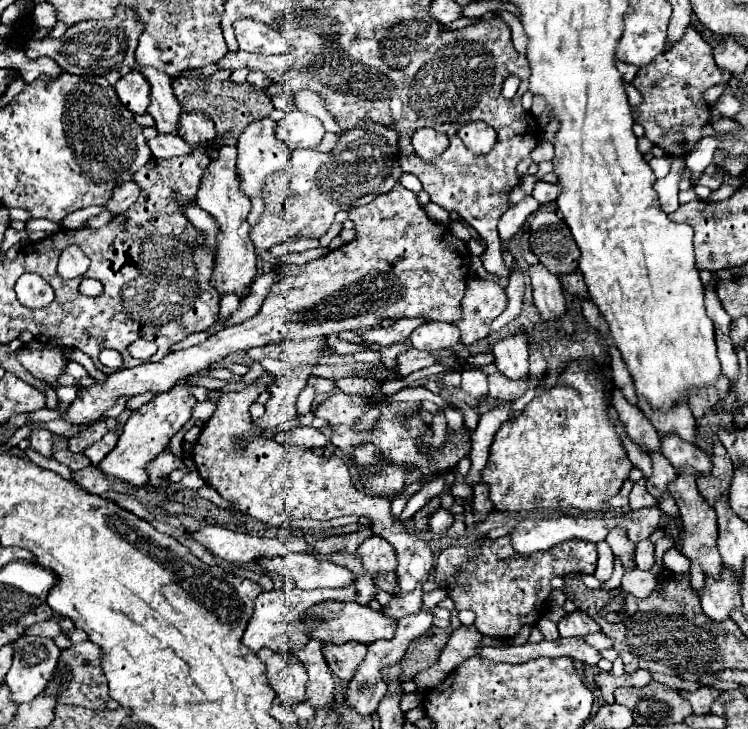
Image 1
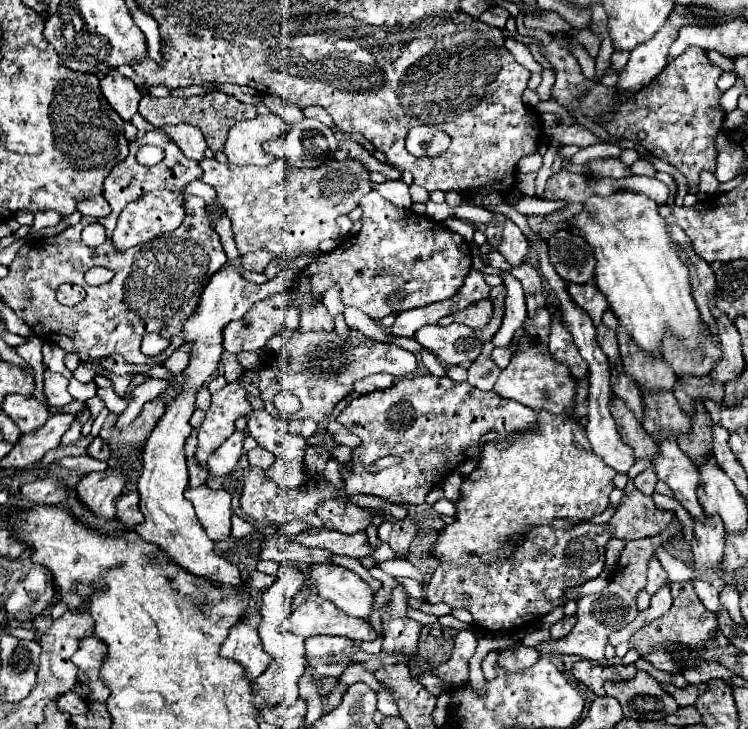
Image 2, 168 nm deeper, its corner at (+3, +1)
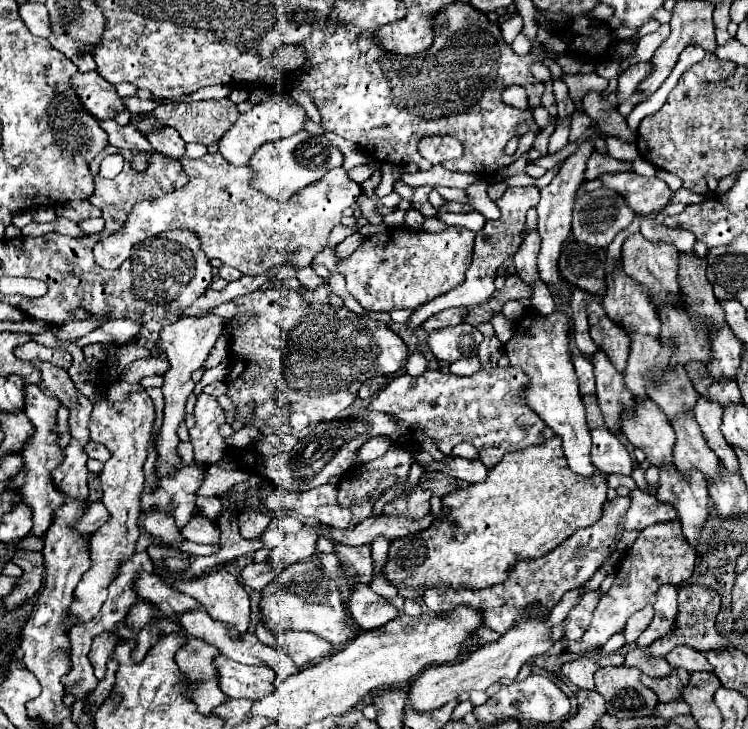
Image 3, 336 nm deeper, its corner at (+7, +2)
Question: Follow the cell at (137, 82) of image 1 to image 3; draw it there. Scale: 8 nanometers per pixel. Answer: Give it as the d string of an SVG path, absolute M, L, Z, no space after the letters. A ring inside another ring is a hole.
M97 70L85 72L85 74L77 72L71 78L71 86L81 96L83 106L99 120L115 118L117 114L127 110L123 104L123 98L115 90L115 86L111 82L107 82L105 78L101 78L101 74L97 74Z

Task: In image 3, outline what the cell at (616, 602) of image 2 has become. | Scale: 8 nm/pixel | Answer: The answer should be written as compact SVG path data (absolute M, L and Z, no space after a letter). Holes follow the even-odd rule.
M678 520L653 524L639 532L633 546L623 556L615 572L615 582L607 594L599 598L599 604L593 610L593 620L585 630L581 642L587 646L603 646L613 634L625 628L625 622L631 614L641 610L647 604L655 602L655 592L663 582L681 584L691 578L694 572L697 553L693 546L685 540ZM677 558L677 562L675 562Z

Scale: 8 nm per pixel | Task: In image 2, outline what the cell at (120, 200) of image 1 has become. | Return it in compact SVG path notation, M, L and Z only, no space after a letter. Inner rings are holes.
M103 195L93 197L93 199L83 199L77 203L77 211L81 215L91 215L91 217L107 217L109 215L109 203L105 203Z

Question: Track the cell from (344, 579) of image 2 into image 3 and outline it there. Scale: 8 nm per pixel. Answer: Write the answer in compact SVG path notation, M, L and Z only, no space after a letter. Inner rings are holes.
M357 584L347 600L347 610L361 630L373 630L397 618L397 610L385 598L377 596L367 584Z

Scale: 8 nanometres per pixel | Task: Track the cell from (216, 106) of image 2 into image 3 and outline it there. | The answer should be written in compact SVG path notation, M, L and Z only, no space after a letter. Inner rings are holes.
M229 98L223 100L203 100L203 102L179 102L179 104L159 104L155 110L151 110L153 118L159 122L173 126L185 142L199 142L199 144L217 144L221 136L237 122L239 110L237 104Z

